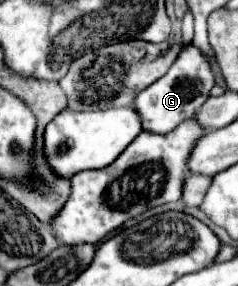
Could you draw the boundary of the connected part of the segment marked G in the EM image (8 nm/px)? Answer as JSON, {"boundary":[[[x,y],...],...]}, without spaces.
{"boundary":[[[189,44],[183,46],[179,58],[161,80],[153,82],[151,86],[147,86],[143,92],[137,94],[133,110],[139,114],[143,130],[167,134],[175,130],[181,122],[197,116],[201,104],[205,104],[205,100],[209,98],[209,90],[213,86],[215,86],[215,78],[209,70],[207,58],[193,44]]]}

